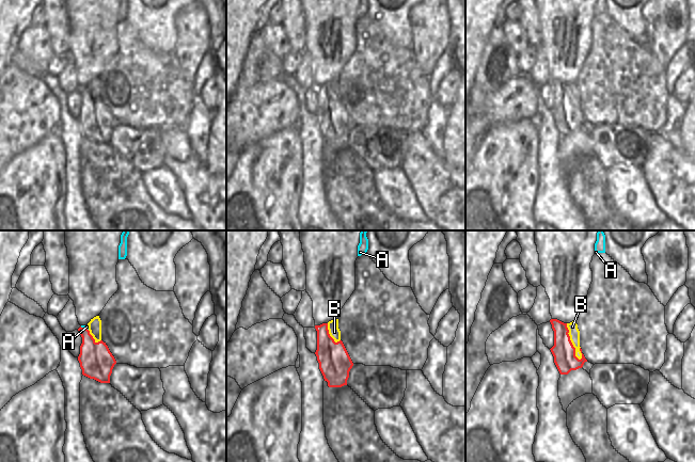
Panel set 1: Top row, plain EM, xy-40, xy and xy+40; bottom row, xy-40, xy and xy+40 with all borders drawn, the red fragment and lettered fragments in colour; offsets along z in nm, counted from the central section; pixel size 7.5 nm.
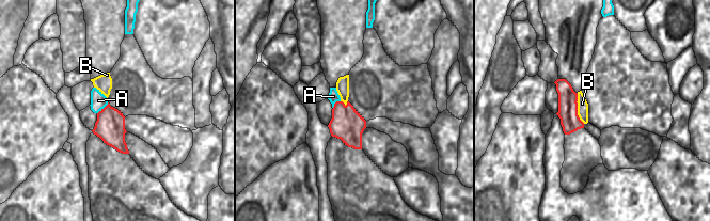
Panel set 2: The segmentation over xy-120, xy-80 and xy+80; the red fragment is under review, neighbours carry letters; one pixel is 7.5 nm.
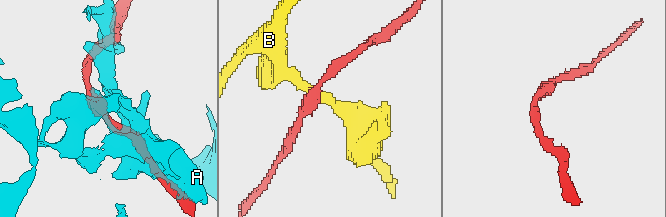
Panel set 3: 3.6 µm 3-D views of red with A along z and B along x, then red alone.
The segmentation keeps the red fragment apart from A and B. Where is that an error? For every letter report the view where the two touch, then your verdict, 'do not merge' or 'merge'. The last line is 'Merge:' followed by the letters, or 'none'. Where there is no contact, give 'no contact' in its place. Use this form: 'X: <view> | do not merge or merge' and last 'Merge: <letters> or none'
A: xy-40 | do not merge
B: xy+40 | do not merge
Merge: none

